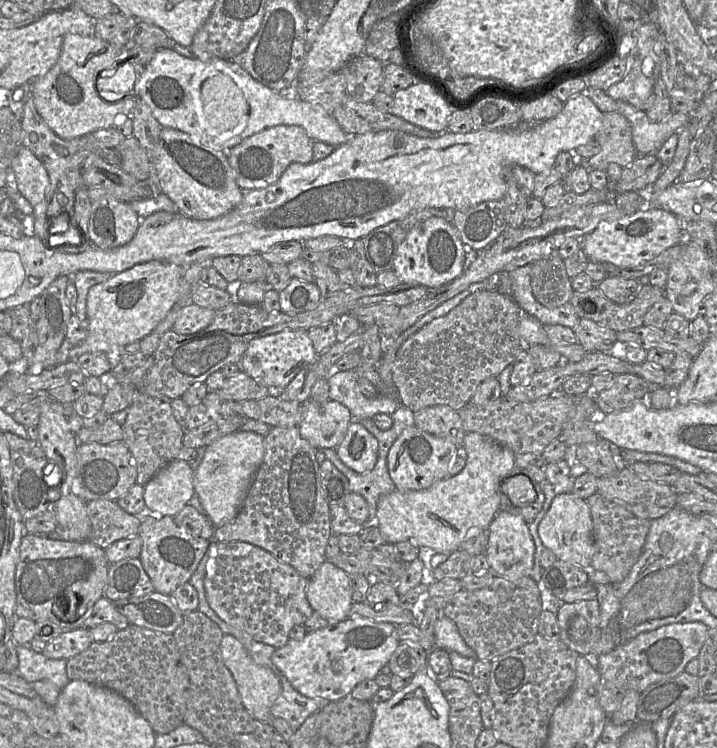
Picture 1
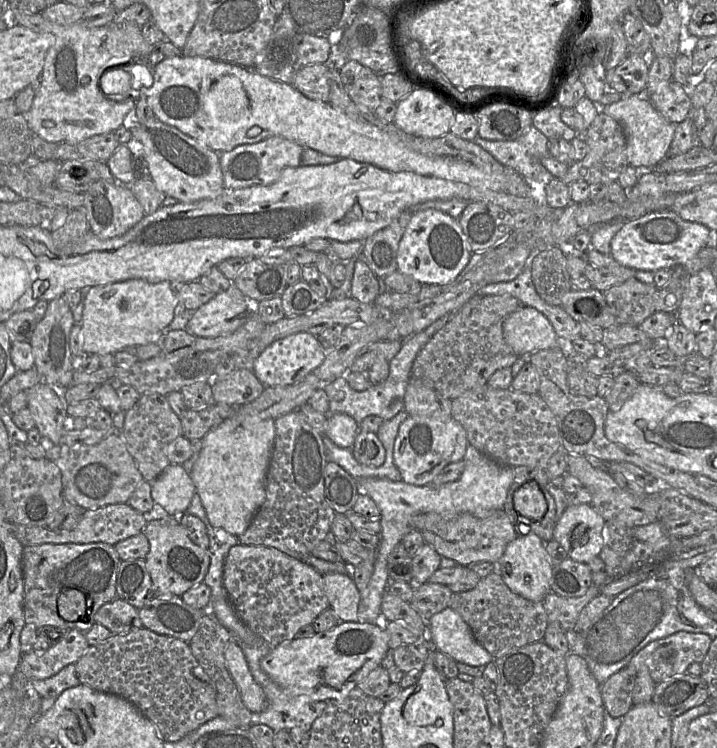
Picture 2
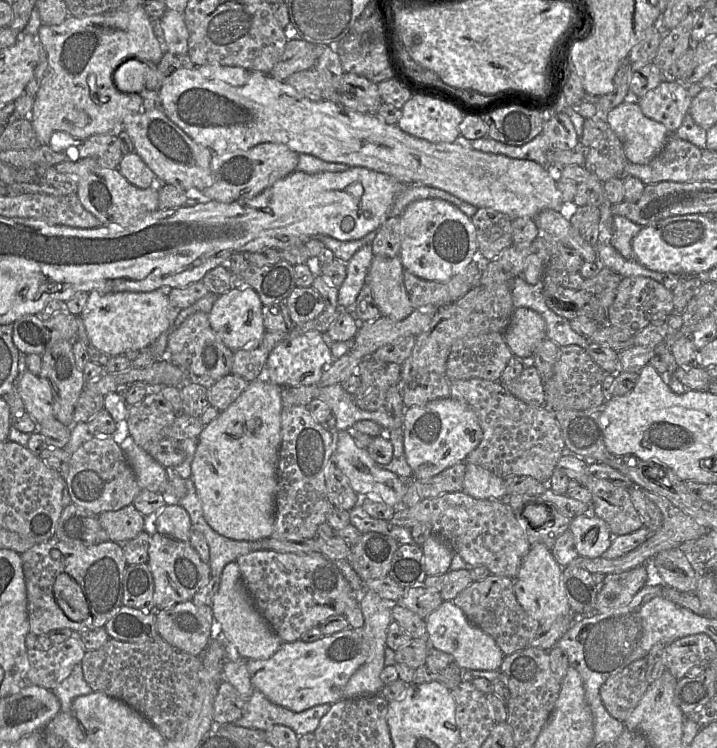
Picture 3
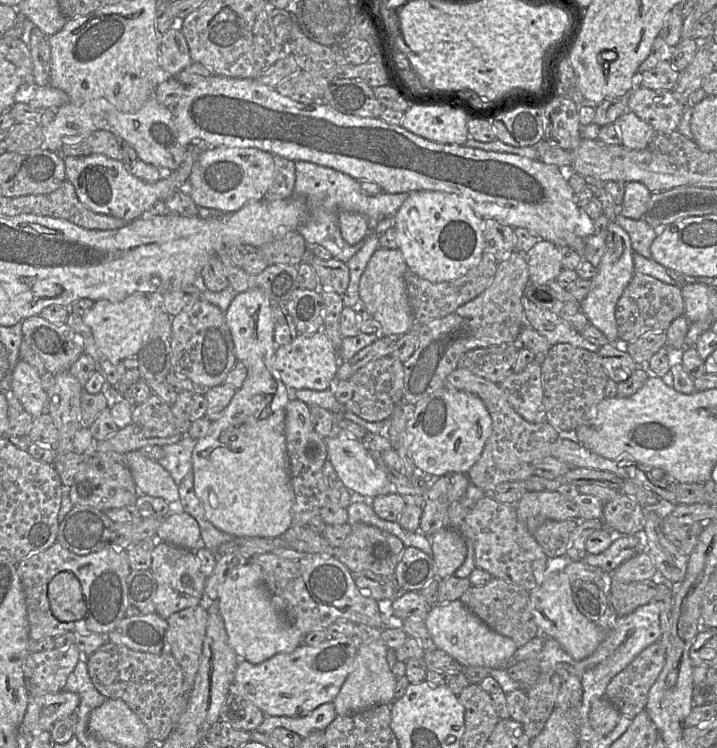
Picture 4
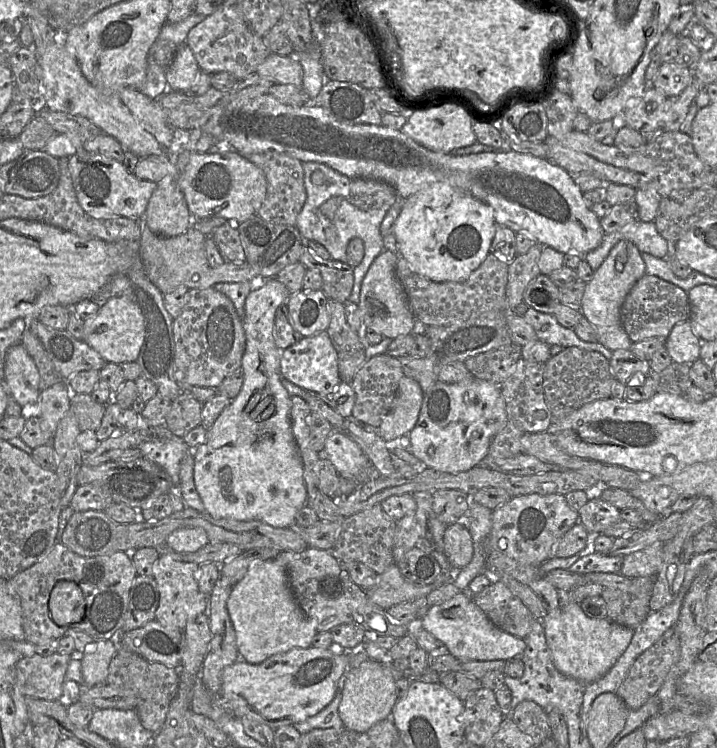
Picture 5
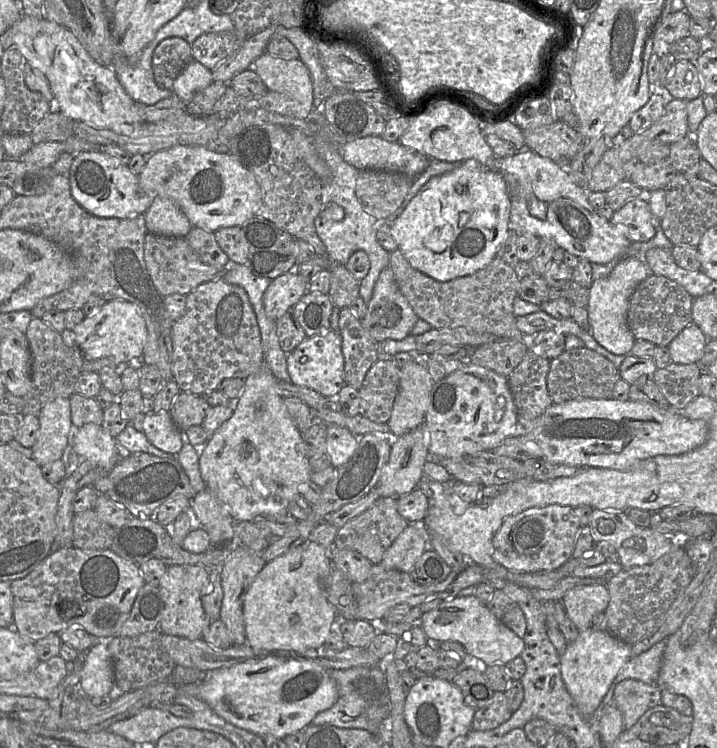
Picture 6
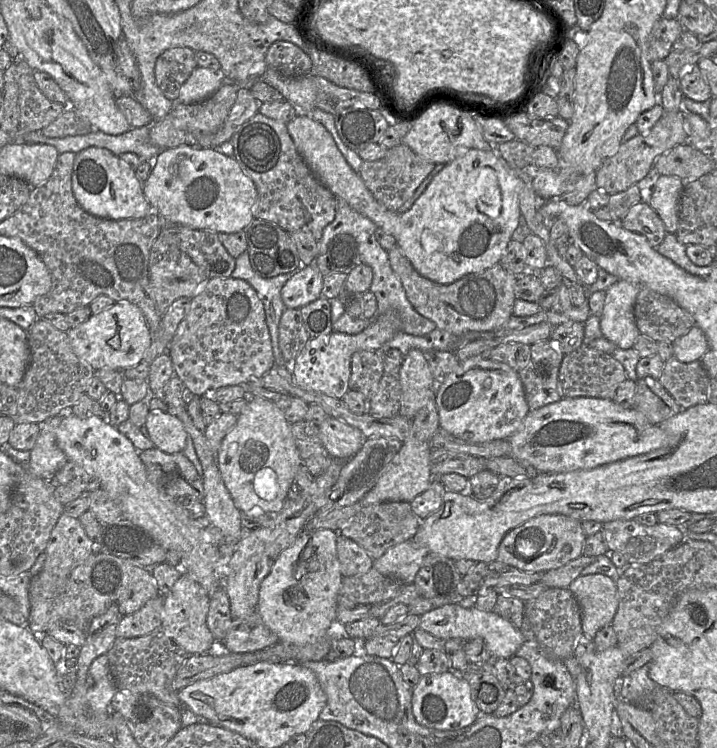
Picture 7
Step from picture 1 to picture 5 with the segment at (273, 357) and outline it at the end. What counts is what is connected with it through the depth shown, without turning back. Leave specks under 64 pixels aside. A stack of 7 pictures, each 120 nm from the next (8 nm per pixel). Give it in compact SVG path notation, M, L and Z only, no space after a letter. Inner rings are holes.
M326 331L313 336L302 337L296 343L281 351L280 373L284 379L308 392L331 396L339 383L338 356Z

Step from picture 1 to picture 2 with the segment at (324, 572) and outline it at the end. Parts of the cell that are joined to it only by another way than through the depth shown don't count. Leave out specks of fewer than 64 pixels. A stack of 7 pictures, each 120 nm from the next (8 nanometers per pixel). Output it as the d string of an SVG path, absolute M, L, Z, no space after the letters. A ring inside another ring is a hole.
M327 573L322 575L323 591L331 608L340 621L358 622L358 607L361 593L347 574Z

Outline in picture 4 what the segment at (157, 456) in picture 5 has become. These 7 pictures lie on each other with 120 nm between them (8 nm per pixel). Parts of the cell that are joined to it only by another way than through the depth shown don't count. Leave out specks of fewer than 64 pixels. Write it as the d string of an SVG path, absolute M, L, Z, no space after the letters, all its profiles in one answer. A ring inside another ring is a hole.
M184 435L175 444L161 446L164 456L157 462L170 473L178 486L192 469L192 452L196 443L197 440Z

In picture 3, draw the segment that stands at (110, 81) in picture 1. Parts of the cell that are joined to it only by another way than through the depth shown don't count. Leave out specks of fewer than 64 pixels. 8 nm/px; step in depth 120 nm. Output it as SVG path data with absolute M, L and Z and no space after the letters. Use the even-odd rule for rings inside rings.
M128 59L120 64L113 73L113 82L122 92L141 93L147 89L148 68L146 62Z

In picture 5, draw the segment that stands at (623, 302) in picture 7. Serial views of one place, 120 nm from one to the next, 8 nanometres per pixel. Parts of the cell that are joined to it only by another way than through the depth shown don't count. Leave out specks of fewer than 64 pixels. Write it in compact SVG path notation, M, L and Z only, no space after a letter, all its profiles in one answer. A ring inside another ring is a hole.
M620 240L612 247L600 267L595 270L592 279L586 283L580 311L595 329L598 342L611 351L629 350L632 344L622 327L620 310L629 291L645 274L645 263L641 252L632 242Z

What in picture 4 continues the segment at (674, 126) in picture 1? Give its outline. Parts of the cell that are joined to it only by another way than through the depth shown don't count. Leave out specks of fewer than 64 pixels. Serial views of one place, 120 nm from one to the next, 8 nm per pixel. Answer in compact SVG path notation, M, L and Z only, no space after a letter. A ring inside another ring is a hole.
M626 110L616 122L622 136L621 145L632 149L644 149L656 131L633 112Z

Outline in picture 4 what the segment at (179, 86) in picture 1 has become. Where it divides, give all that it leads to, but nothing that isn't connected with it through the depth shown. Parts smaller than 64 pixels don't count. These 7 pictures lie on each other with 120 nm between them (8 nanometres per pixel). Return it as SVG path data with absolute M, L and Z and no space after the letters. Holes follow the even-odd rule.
M212 75L196 84L186 87L184 94L181 95L176 102L167 106L173 113L174 123L176 125L180 142L188 147L196 142L206 143L205 147L212 148L256 148L271 153L273 156L280 156L292 161L307 161L321 166L326 166L337 171L343 172L358 181L367 181L376 183L386 193L410 193L414 191L442 191L453 193L464 199L477 215L481 218L492 218L503 225L513 228L523 227L538 237L539 240L547 240L558 246L563 245L563 233L575 232L577 227L581 225L582 209L577 204L577 195L570 188L567 181L567 170L569 168L559 168L555 165L545 164L541 160L531 160L529 158L519 156L512 153L485 151L478 148L468 147L458 144L443 144L427 140L421 136L413 134L401 125L392 125L386 123L380 118L364 118L356 115L342 113L325 102L313 102L304 104L294 101L286 96L281 95L275 88L264 85L255 79L249 78L231 78L221 75Z

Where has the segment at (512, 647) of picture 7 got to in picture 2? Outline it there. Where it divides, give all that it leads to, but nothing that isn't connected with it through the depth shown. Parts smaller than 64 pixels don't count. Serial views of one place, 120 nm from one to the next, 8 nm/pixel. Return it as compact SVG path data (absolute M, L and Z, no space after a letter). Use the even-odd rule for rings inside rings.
M446 607L428 621L428 639L435 650L456 662L485 666L494 658L473 637L469 626L452 608Z

